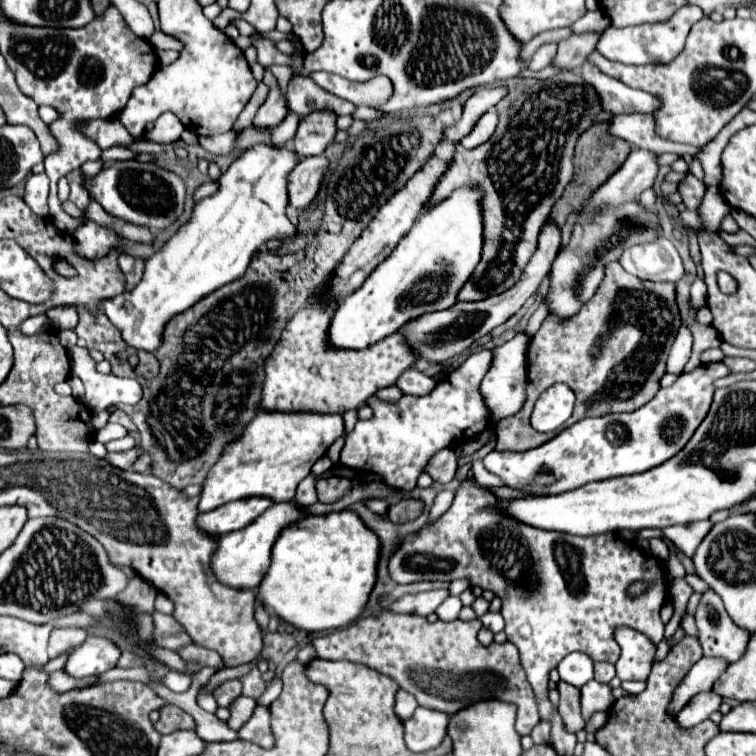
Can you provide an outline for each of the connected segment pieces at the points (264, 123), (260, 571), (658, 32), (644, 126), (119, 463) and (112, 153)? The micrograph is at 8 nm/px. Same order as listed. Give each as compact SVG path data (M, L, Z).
M270 72L264 74L264 80L262 82L270 88L270 92L268 92L266 102L260 106L260 110L258 110L258 114L256 114L256 118L254 118L252 124L254 126L262 126L262 128L274 128L288 114L286 98L284 98L284 94L282 94L276 78Z
M292 502L272 504L266 510L266 514L262 514L256 522L252 522L244 530L238 530L238 532L222 536L218 540L218 548L216 548L216 552L212 554L212 560L210 560L210 568L214 572L214 578L220 584L226 584L226 586L236 588L236 590L240 590L240 588L242 590L256 588L260 584L262 576L266 574L268 566L270 566L270 550L272 550L272 544L274 544L278 532L286 524L292 524L292 522L300 520L302 516L306 516L306 514Z
M682 6L668 22L662 24L642 24L642 26L628 26L628 28L606 28L600 34L596 50L614 62L622 64L656 64L656 62L670 62L672 56L678 56L682 44L692 28L700 18L704 18L702 8L698 6Z
M618 114L608 120L608 128L610 132L614 132L614 136L624 138L626 142L654 154L674 152L680 154L682 158L692 158L692 154L696 152L696 148L692 146L682 146L662 140L654 132L654 120L650 118L650 114Z
M132 448L132 450L122 452L122 454L108 454L106 460L108 460L112 466L120 468L120 470L130 470L130 466L132 466L134 460L138 458L138 454L140 454L140 448Z
M112 146L112 148L106 148L102 150L102 162L114 162L114 160L130 160L134 158L136 152L132 152L130 148L124 148L124 146Z

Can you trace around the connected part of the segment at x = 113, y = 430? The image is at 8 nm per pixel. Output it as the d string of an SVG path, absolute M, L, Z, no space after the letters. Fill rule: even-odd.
M108 422L108 424L106 424L102 430L98 430L98 434L96 434L96 440L98 440L100 444L106 444L106 442L110 442L110 440L124 438L126 434L128 434L128 432L126 432L126 428L124 428L124 426Z

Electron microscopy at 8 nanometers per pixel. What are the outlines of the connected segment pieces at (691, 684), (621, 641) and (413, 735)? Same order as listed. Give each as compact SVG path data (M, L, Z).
M706 656L702 660L698 660L692 670L688 672L686 680L676 688L674 700L670 704L670 712L674 712L674 716L690 702L690 698L698 692L710 690L712 684L718 680L718 676L728 668L728 662L724 658L714 658L714 656Z
M619 627L616 642L622 654L616 662L616 676L620 680L646 680L656 658L656 644L642 632Z
M418 708L410 720L404 722L406 746L412 752L426 752L436 748L448 730L448 718L442 712Z

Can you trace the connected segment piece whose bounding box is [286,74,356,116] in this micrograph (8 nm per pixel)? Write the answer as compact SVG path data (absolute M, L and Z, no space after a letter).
M294 76L288 84L288 106L292 112L304 116L304 112L314 112L318 108L326 110L336 110L338 116L344 114L354 114L356 106L348 100L342 100L326 90L322 90L318 84L314 84L310 78L304 76Z

